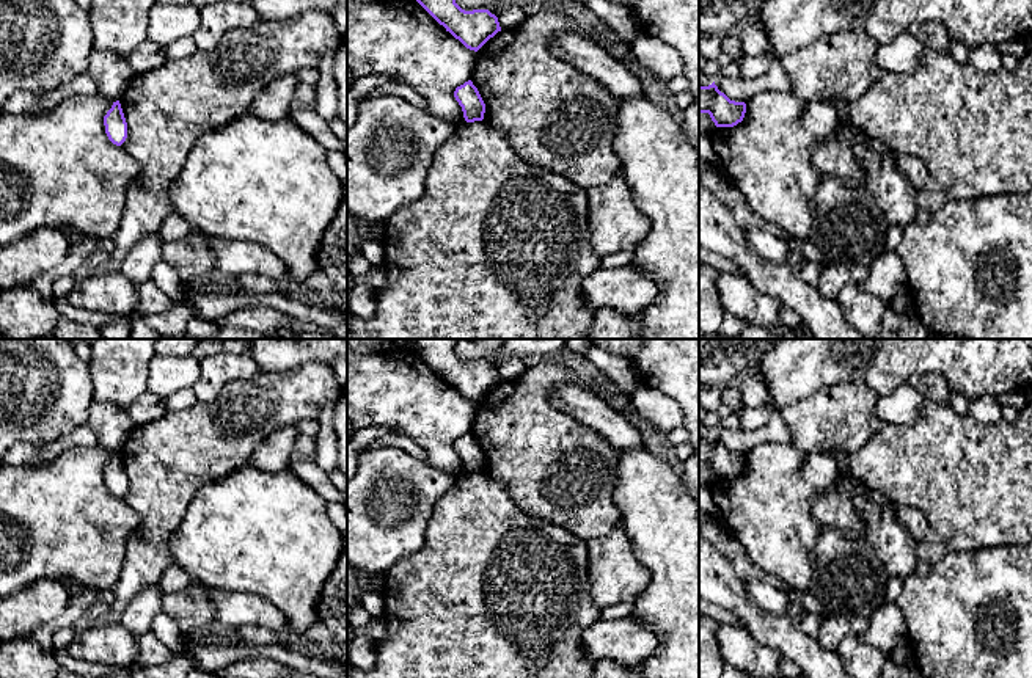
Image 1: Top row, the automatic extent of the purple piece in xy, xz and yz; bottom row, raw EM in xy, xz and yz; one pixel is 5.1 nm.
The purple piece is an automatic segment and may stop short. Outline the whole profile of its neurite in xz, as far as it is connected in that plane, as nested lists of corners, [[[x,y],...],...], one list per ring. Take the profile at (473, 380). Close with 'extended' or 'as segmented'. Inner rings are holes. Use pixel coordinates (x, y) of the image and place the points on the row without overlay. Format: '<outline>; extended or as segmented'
[[[415,339],[413,347],[446,383],[470,402],[478,403],[501,383],[498,369],[489,361],[462,361],[456,355],[456,339]]]; as segmented

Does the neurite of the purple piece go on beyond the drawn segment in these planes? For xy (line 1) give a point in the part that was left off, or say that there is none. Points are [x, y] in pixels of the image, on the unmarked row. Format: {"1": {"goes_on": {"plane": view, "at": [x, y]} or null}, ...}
{"1": {"goes_on": null}}

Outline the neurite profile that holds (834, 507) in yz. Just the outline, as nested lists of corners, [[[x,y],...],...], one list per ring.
[[[850,482],[826,487],[812,501],[812,516],[820,530],[839,529],[847,538],[867,540],[867,527],[855,505],[856,487]]]

